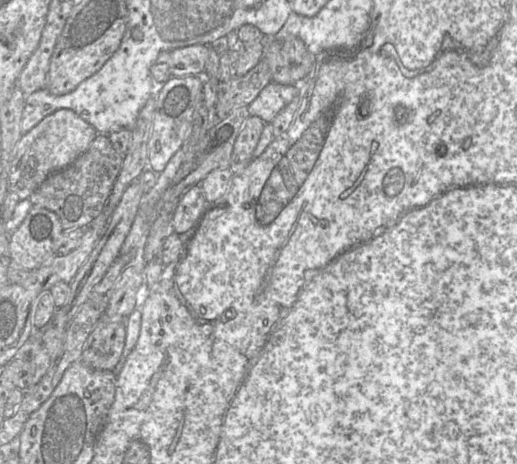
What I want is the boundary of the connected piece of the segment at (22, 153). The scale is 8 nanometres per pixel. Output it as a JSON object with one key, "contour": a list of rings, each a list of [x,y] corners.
{"contour":[[[60,109],[45,117],[28,133],[22,135],[14,149],[8,178],[8,192],[15,193],[20,200],[29,198],[51,174],[67,168],[73,164],[80,155],[86,152],[97,135],[98,132],[95,128],[72,110]]]}

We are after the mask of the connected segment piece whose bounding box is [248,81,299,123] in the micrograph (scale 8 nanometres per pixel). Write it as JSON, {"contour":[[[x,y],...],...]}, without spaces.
{"contour":[[[272,81],[262,89],[257,98],[248,106],[249,115],[257,116],[265,123],[271,123],[281,109],[297,95],[299,95],[297,86]]]}

